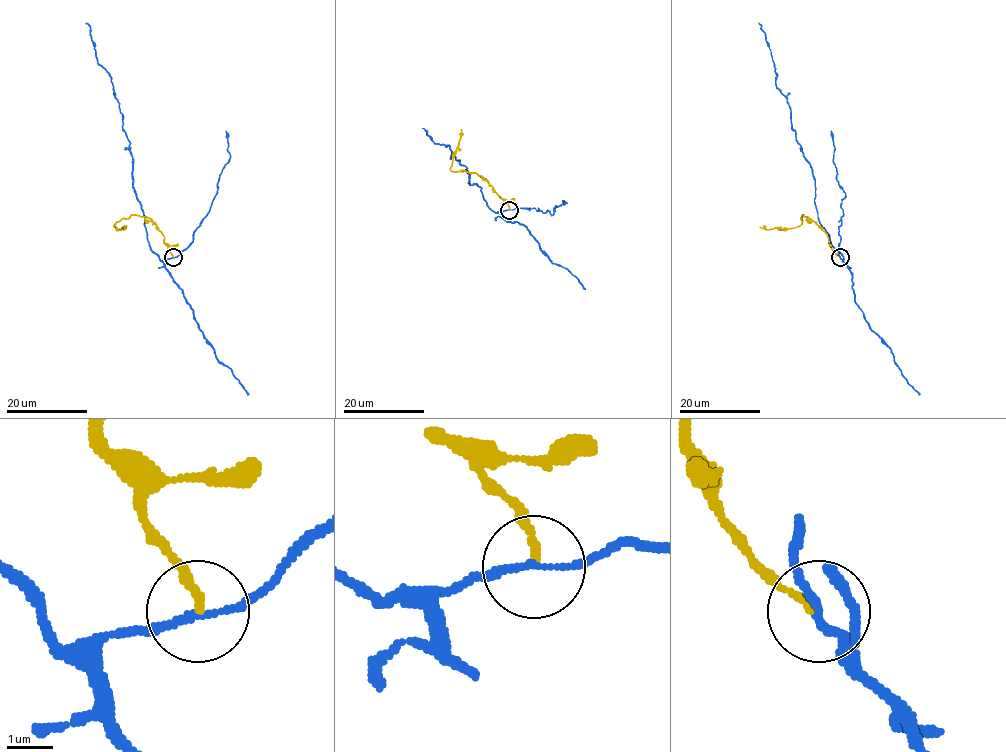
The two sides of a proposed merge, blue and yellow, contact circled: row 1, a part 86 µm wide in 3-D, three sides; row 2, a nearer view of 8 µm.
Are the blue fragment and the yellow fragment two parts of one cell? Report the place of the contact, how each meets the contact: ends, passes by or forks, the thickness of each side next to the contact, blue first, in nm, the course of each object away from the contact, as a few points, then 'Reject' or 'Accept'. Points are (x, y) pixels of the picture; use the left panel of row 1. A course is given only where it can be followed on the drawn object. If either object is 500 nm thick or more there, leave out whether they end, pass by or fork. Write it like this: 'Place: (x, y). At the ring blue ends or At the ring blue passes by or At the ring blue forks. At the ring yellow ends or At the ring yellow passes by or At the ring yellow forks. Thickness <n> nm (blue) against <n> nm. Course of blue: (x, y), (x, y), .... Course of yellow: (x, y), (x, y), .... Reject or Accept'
Place: (173, 257). At the ring blue passes by. At the ring yellow ends. Thickness 140 nm (blue) against 140 nm. Course of blue: (173, 257), (160, 259), (149, 245), (119, 102), (85, 23). Course of yellow: (173, 257), (164, 235), (148, 217), (131, 215), (113, 225), (119, 229), (124, 226). Reject

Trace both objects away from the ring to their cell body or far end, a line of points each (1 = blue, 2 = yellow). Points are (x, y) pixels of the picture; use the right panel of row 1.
1: (840, 257), (843, 259), (818, 217), (812, 167), (792, 128), (788, 102), (776, 86), (774, 63), (758, 23)
2: (840, 257), (832, 249), (828, 235), (803, 215), (800, 218), (802, 222), (790, 228), (759, 226)

